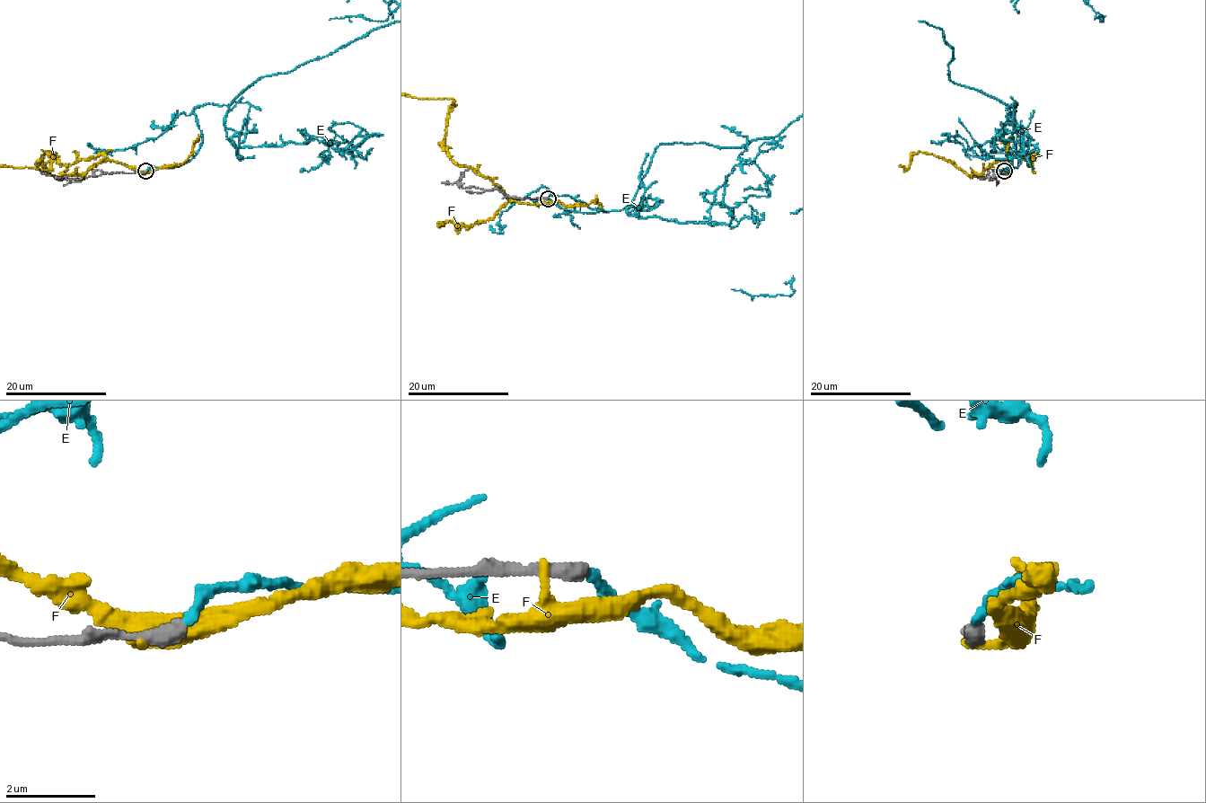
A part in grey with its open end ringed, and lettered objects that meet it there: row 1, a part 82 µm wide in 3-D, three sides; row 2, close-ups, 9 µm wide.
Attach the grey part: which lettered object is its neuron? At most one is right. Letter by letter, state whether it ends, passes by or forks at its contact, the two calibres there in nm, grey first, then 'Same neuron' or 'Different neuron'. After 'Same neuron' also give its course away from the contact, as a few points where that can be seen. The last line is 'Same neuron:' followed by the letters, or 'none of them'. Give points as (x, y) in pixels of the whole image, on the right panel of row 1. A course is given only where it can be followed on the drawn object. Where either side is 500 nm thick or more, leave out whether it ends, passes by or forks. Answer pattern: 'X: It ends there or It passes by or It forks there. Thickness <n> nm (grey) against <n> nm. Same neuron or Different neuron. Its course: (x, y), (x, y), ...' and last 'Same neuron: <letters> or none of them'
E: It ends there. Thickness 380 nm (grey) against 200 nm. Same neuron
F: It ends there. Thickness 400 nm (grey) against 240 nm. Different neuron
Same neuron: E

